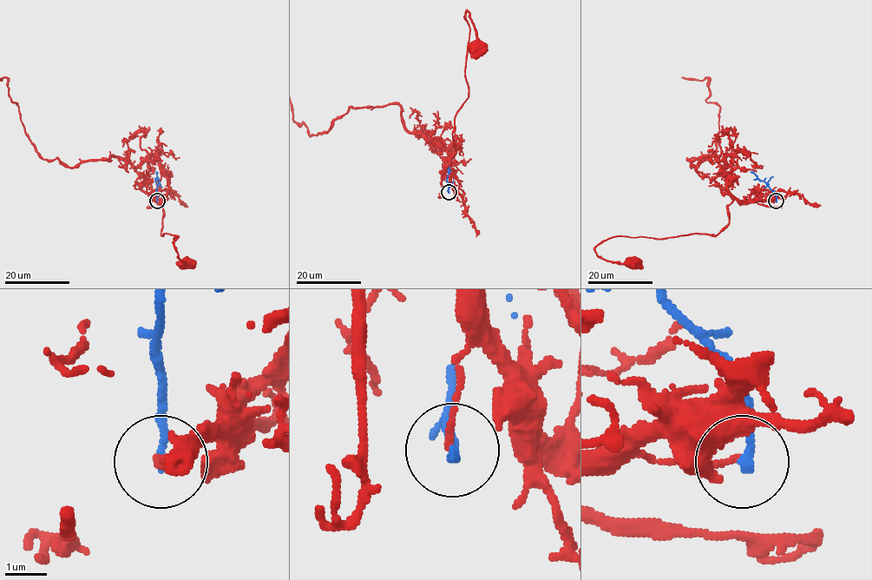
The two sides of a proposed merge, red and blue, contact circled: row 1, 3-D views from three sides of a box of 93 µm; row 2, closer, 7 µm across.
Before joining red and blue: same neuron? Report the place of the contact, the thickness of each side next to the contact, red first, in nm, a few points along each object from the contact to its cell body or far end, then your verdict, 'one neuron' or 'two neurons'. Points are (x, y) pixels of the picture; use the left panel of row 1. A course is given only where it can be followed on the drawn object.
(157, 201) | 140/200 nm | red via (157, 201), (163, 200), (161, 234), (178, 236), (174, 246), (186, 263) | blue via (157, 201), (157, 172) | two neurons

